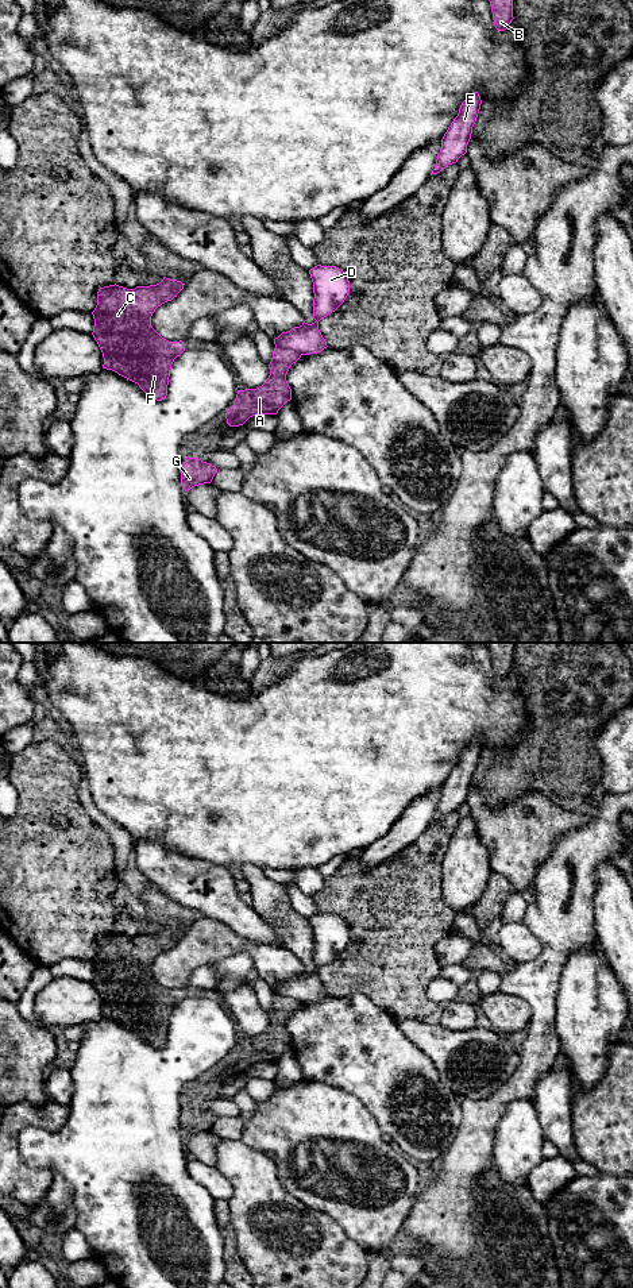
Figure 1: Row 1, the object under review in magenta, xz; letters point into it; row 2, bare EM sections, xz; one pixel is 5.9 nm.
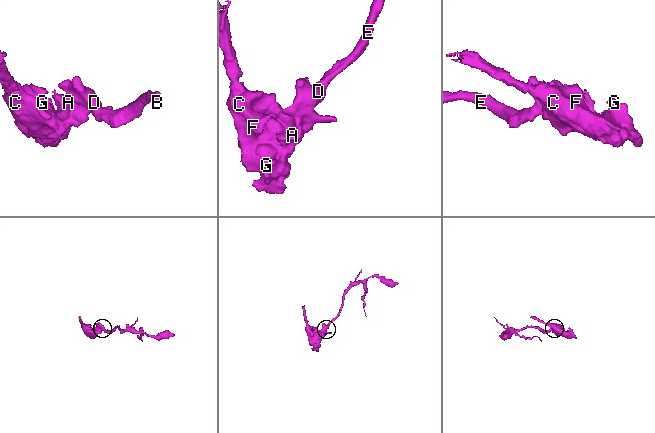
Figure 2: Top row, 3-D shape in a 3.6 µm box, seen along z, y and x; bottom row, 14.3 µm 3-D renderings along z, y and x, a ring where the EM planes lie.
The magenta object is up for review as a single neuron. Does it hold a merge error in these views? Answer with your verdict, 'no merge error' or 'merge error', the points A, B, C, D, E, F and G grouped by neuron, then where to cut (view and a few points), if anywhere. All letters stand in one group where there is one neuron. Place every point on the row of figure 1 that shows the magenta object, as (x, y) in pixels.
merge error | A C F G / B D E | xz (276, 346), (294, 350), (300, 355)

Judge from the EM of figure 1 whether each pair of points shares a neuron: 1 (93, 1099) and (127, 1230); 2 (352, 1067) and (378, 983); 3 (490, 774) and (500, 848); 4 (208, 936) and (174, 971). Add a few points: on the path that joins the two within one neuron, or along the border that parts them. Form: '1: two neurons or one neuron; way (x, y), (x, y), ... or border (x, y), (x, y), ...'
1: one neuron; way (122, 1132), (127, 1198)
2: two neurons; border (342, 995), (362, 993), (397, 1021)
3: two neurons; border (471, 786), (494, 806), (523, 793)
4: one neuron; way (200, 944), (181, 963)

